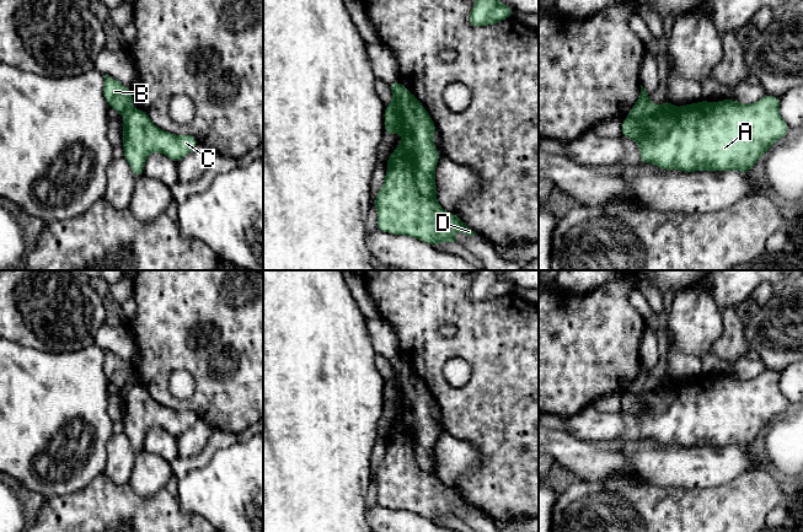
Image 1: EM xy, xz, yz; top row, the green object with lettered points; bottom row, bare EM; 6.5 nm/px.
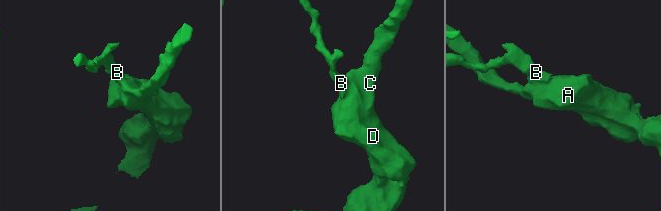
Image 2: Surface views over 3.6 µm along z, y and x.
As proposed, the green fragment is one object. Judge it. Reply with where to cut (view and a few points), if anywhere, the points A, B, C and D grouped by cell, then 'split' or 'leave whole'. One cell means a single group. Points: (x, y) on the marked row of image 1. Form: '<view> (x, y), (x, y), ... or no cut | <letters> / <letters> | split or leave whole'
yz (672, 105), (646, 109), (636, 117), (628, 116) | A C D / B | split

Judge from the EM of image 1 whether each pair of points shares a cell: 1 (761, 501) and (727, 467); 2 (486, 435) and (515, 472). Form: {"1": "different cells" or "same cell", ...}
{"1": "different cells", "2": "same cell"}

